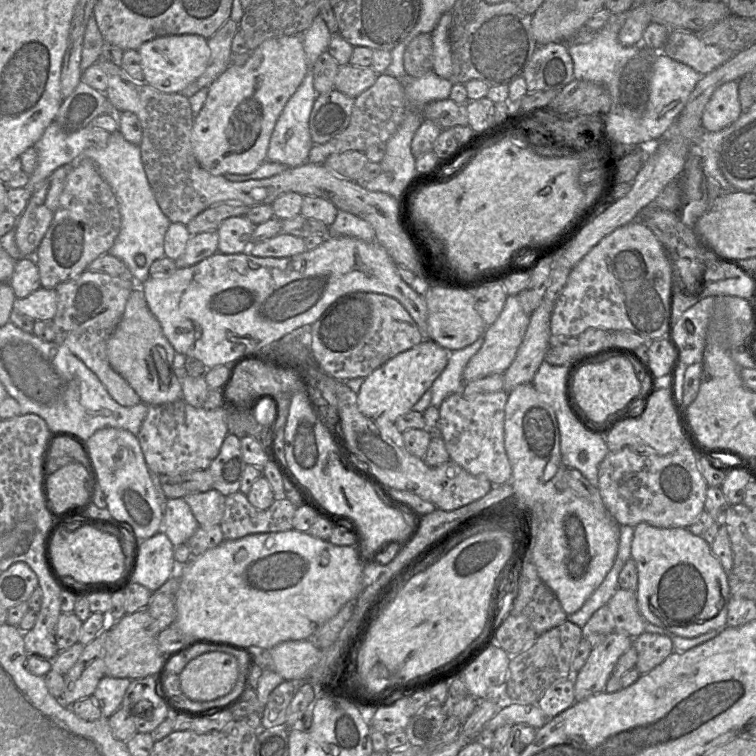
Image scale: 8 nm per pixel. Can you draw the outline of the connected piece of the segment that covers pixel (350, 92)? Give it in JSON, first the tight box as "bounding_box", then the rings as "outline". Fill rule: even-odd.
{"bounding_box":[334,64,379,98],"outline":[[[350,64],[340,66],[334,89],[351,98],[356,98],[370,88],[378,76],[379,74],[371,67],[355,67]]]}

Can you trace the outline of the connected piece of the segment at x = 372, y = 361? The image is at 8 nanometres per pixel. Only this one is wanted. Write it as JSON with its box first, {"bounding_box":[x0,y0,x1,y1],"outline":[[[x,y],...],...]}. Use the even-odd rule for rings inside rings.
{"bounding_box":[310,292,423,381],"outline":[[[355,292],[336,300],[311,324],[310,353],[323,372],[345,381],[366,378],[399,353],[413,348],[422,341],[423,336],[418,325],[398,300],[385,294]]]}

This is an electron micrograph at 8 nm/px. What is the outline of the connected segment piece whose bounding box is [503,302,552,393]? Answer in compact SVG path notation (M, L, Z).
M542 302L530 315L516 357L503 374L503 391L509 393L518 385L532 383L548 349L551 314L552 311L547 310Z

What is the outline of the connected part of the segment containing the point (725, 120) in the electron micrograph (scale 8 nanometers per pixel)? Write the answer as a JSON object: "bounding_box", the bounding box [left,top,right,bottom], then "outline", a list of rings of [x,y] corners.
{"bounding_box":[702,81,741,132],"outline":[[[730,81],[712,94],[702,115],[702,126],[706,131],[717,132],[734,123],[741,113],[739,83]]]}

